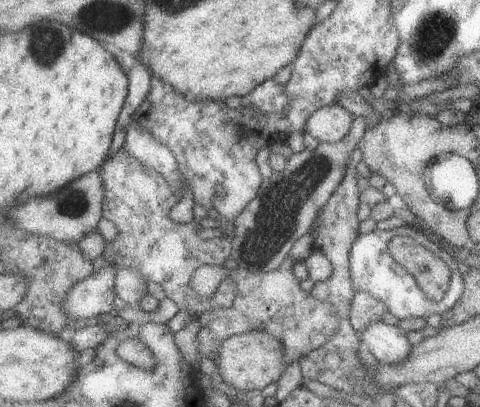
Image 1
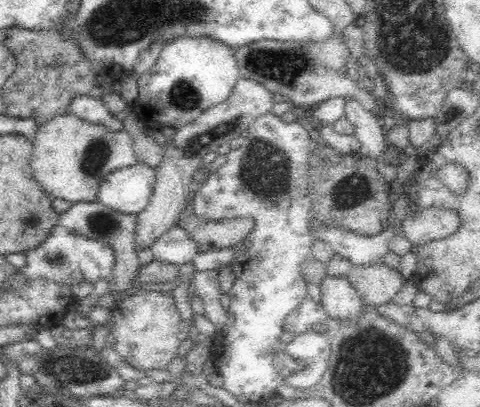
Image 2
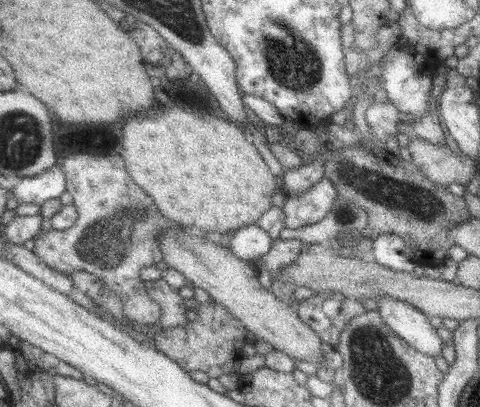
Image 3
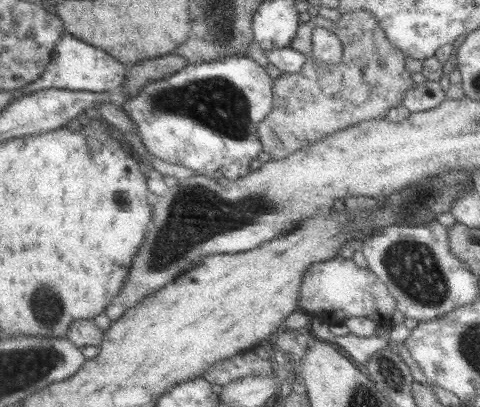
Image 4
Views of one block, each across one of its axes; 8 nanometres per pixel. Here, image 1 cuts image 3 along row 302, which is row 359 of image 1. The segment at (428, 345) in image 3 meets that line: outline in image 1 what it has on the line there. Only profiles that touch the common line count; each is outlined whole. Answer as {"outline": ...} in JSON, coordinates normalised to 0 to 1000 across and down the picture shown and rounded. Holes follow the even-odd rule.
{"outline":[[[781,791],[748,816],[752,850],[765,855],[798,894],[831,894],[856,875],[856,840],[848,816],[831,801]]]}

